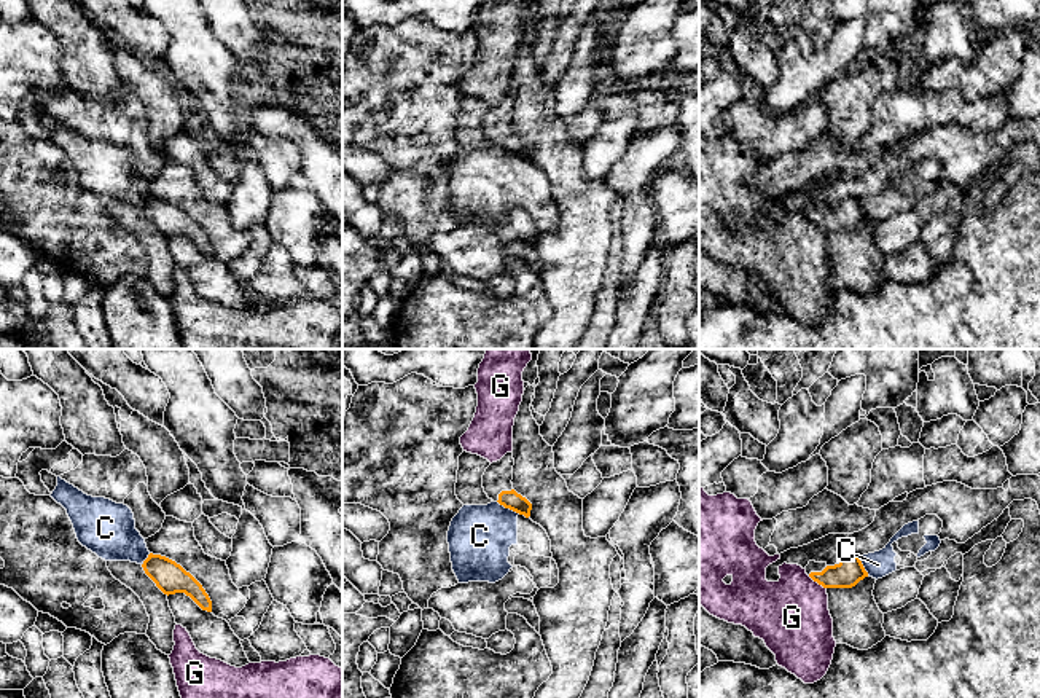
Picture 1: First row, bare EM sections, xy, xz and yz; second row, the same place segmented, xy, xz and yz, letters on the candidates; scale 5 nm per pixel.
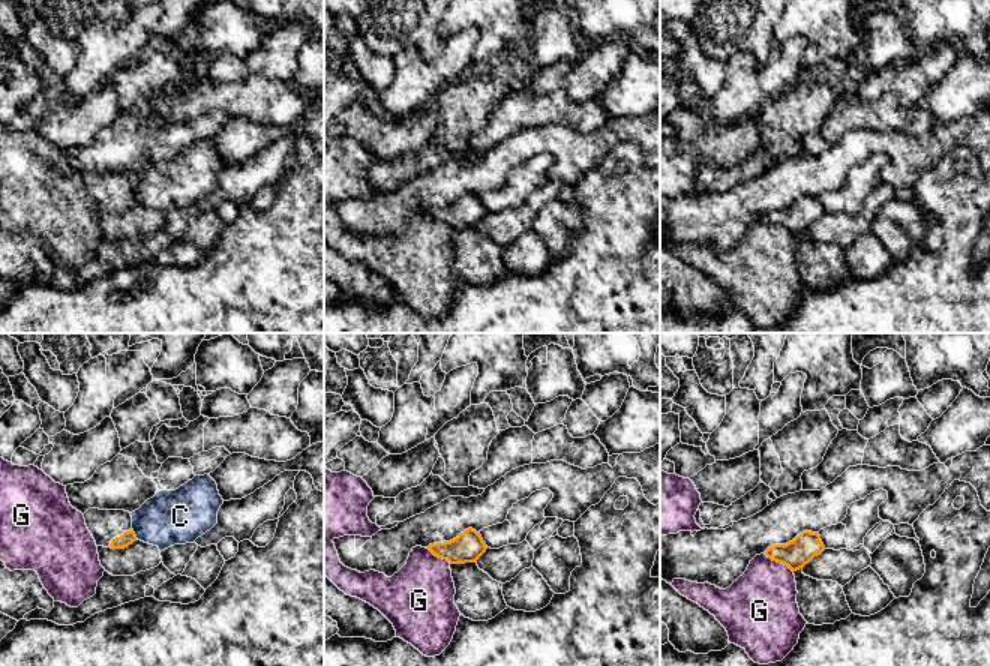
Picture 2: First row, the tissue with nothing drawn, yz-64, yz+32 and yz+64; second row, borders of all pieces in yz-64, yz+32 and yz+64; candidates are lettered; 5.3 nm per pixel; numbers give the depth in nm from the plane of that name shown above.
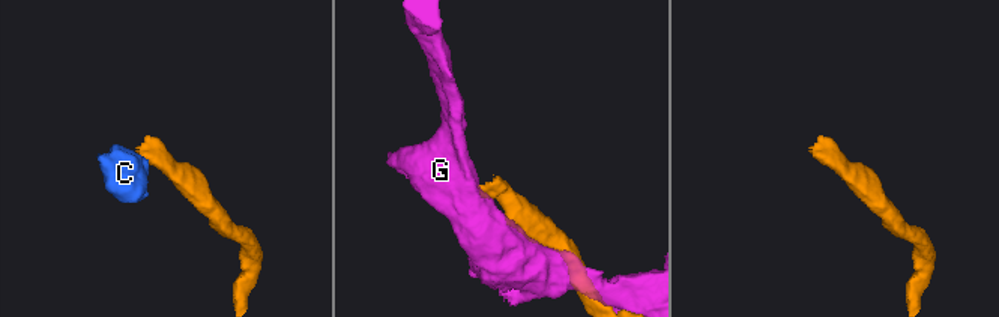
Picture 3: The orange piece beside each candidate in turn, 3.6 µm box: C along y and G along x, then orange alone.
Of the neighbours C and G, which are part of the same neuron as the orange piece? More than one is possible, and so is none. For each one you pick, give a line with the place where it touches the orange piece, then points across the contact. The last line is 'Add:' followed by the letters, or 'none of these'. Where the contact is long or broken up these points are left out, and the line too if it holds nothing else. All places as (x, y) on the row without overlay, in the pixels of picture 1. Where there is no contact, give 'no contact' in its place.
Add: none of these

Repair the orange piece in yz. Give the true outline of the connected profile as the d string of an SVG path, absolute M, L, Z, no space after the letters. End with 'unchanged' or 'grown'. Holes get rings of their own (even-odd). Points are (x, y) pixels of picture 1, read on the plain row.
M847 198L835 209L809 204L806 217L823 231L852 231L868 220L857 198Z; grown

